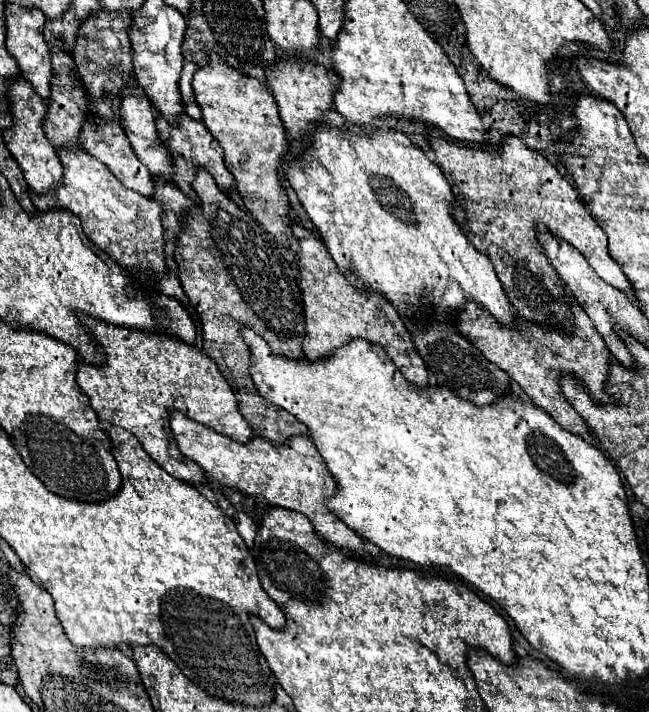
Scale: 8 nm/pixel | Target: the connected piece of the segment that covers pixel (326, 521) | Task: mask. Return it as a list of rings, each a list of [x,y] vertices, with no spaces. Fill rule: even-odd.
[[[171,414],[171,430],[179,444],[179,450],[187,458],[197,462],[209,474],[209,478],[217,478],[225,486],[239,488],[265,506],[281,506],[301,512],[311,520],[317,536],[325,542],[357,552],[359,556],[369,556],[363,540],[349,526],[345,526],[341,518],[329,512],[327,500],[335,494],[337,482],[333,476],[329,476],[329,468],[323,456],[317,452],[309,438],[297,436],[289,438],[283,446],[273,446],[267,440],[255,436],[249,444],[239,444],[229,436],[217,434],[215,430],[187,418],[185,414]]]

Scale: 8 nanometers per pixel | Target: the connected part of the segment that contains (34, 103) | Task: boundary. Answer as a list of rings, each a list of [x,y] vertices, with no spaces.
[[[17,78],[13,82],[13,86],[9,88],[9,102],[11,102],[11,112],[13,112],[15,126],[5,130],[3,138],[5,138],[5,144],[7,144],[9,152],[13,152],[13,158],[21,164],[21,170],[25,172],[27,184],[37,194],[59,188],[61,182],[63,182],[63,164],[57,156],[57,150],[53,148],[53,144],[47,140],[47,136],[43,132],[45,102],[37,96],[33,86],[23,78]]]

